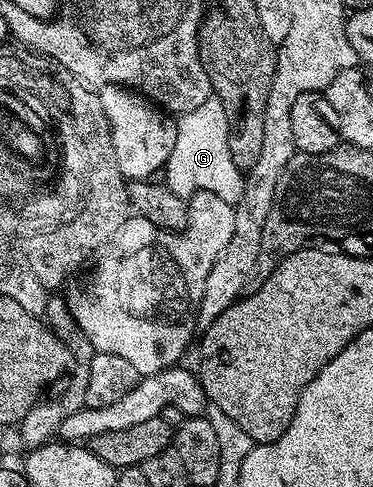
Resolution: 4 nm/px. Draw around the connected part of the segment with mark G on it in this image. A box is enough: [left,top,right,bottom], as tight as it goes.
[163,97,245,204]

